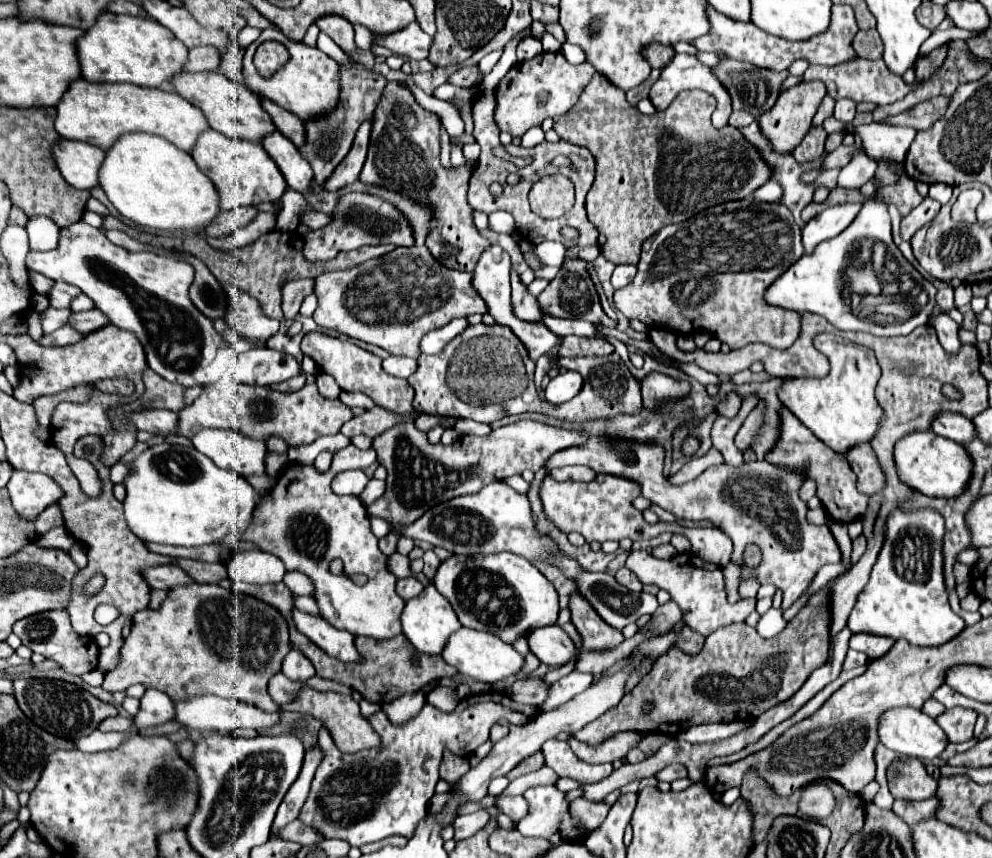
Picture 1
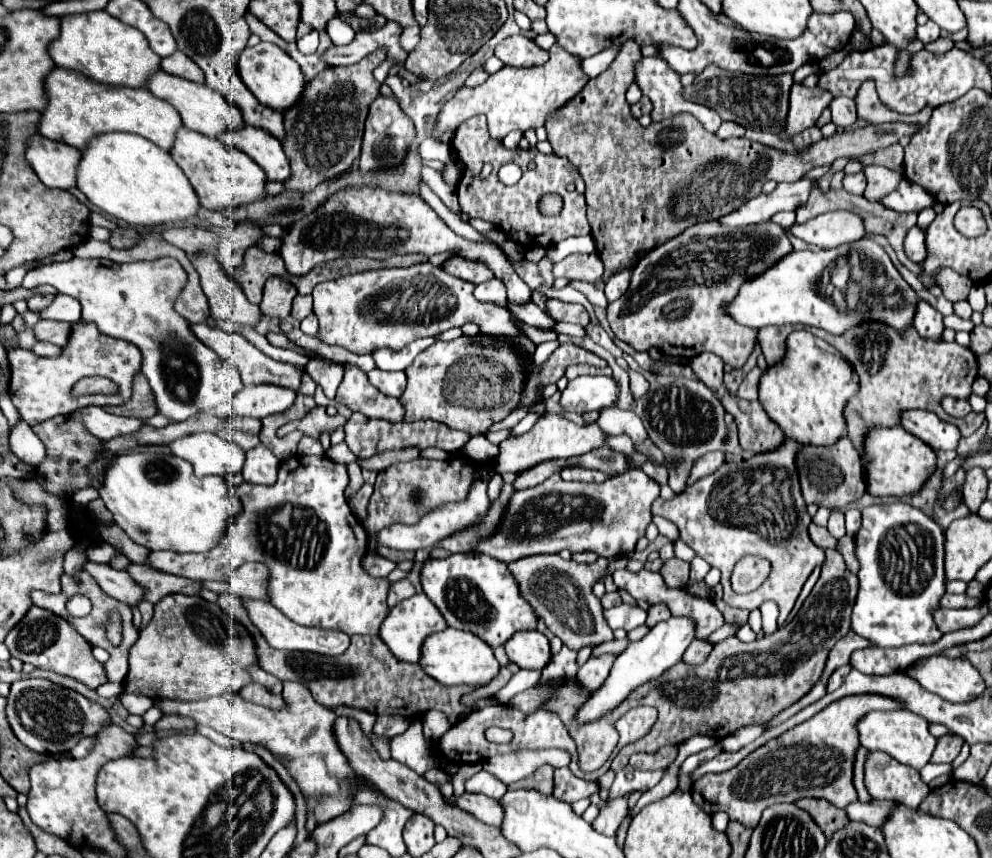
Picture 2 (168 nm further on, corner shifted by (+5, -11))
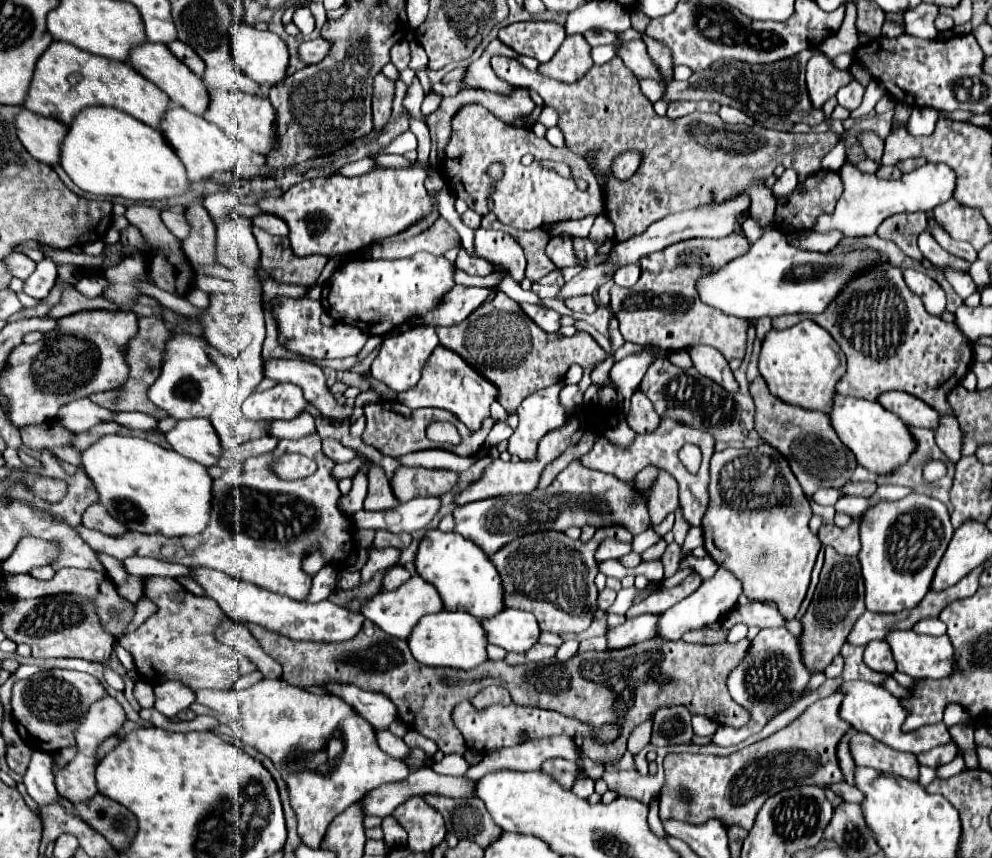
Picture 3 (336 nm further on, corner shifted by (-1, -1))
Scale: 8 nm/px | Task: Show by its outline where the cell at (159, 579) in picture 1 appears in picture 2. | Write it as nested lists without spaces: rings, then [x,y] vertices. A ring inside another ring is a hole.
[[[87,563],[85,571],[89,571],[111,597],[129,605],[139,605],[143,601],[143,585],[135,585],[135,579],[127,571],[117,571],[103,563]]]

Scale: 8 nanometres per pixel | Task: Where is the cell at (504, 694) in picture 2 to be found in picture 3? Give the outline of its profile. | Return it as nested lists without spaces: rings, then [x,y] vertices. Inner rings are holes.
[[[571,639],[571,641],[565,641],[561,647],[559,647],[559,651],[557,651],[557,659],[571,659],[575,653],[577,653],[577,649],[579,649],[579,641],[577,639]]]

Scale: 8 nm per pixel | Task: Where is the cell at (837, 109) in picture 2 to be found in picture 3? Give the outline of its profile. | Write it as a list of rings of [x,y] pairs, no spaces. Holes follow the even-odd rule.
[[[853,79],[849,85],[845,85],[845,87],[841,87],[841,89],[837,91],[839,105],[845,107],[845,109],[849,109],[849,111],[853,111],[853,109],[859,107],[859,103],[861,103],[861,99],[863,99],[863,93],[865,93],[865,87],[863,87],[859,81]]]

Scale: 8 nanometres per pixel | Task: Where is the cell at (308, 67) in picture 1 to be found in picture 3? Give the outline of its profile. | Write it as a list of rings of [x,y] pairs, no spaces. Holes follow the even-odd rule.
[[[235,23],[231,27],[231,55],[241,73],[251,77],[259,85],[279,85],[285,79],[285,71],[289,65],[289,51],[283,39],[271,31],[259,31],[247,23]]]

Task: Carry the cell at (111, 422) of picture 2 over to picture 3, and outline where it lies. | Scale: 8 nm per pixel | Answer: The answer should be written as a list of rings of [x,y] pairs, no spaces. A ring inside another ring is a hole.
[[[85,397],[85,399],[75,399],[65,407],[61,407],[55,419],[67,431],[81,433],[85,429],[91,429],[93,425],[99,425],[99,421],[109,421],[111,415],[113,415],[111,411],[95,405],[91,399]]]

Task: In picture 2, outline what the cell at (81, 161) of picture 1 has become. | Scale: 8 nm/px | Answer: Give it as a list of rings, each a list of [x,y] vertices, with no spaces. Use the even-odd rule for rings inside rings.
[[[41,135],[31,137],[27,145],[27,161],[47,187],[75,187],[75,167],[79,163],[79,157],[79,149],[65,143],[55,143]]]

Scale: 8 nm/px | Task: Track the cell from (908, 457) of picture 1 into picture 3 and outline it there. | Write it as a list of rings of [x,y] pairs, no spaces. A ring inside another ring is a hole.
[[[835,395],[829,419],[831,419],[831,427],[837,433],[837,437],[857,457],[857,463],[875,473],[895,471],[899,465],[903,465],[909,459],[909,455],[913,453],[917,445],[907,425],[891,411],[885,411],[877,401]]]

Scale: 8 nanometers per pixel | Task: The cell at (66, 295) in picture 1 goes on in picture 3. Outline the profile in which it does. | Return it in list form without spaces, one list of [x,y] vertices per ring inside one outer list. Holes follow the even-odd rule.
[[[45,257],[37,263],[35,271],[23,281],[23,293],[27,293],[33,299],[45,299],[53,289],[55,279],[57,279],[57,267],[49,257]]]

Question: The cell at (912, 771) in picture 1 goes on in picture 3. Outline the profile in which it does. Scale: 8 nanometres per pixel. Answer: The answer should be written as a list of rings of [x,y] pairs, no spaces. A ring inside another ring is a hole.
[[[855,733],[849,739],[849,751],[855,765],[873,767],[881,773],[899,775],[909,781],[917,781],[919,777],[919,763],[915,755],[893,751],[891,747],[885,747],[881,741],[875,741],[871,735]]]

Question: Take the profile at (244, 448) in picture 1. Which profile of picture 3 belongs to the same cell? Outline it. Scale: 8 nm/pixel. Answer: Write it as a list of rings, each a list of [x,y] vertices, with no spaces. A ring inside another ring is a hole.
[[[209,419],[177,421],[177,425],[165,433],[165,439],[173,451],[205,467],[215,465],[217,459],[225,453]]]

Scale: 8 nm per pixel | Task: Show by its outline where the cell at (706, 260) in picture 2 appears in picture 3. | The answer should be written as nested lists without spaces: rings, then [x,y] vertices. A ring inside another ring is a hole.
[[[731,233],[723,239],[689,239],[669,245],[665,251],[641,259],[641,279],[631,287],[611,287],[611,309],[619,321],[625,341],[635,345],[659,343],[667,351],[685,349],[691,345],[711,345],[723,353],[727,361],[743,359],[747,343],[747,321],[729,317],[701,303],[695,281],[697,277],[715,271],[731,259],[743,255],[749,241],[743,233]]]

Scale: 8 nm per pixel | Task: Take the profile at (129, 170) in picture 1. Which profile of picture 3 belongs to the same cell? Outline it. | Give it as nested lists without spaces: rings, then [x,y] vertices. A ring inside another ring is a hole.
[[[87,107],[75,115],[61,141],[59,165],[79,189],[105,197],[155,201],[181,195],[189,185],[183,163],[163,135],[111,107]]]

